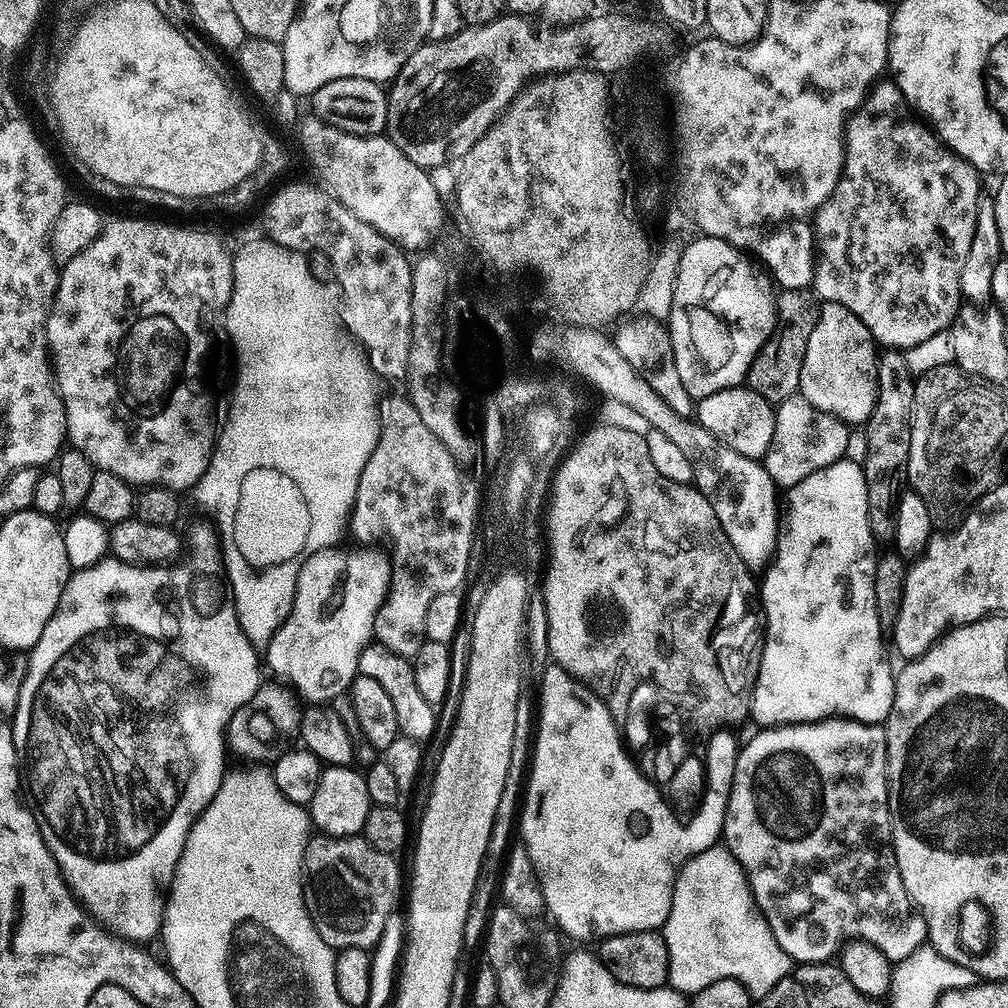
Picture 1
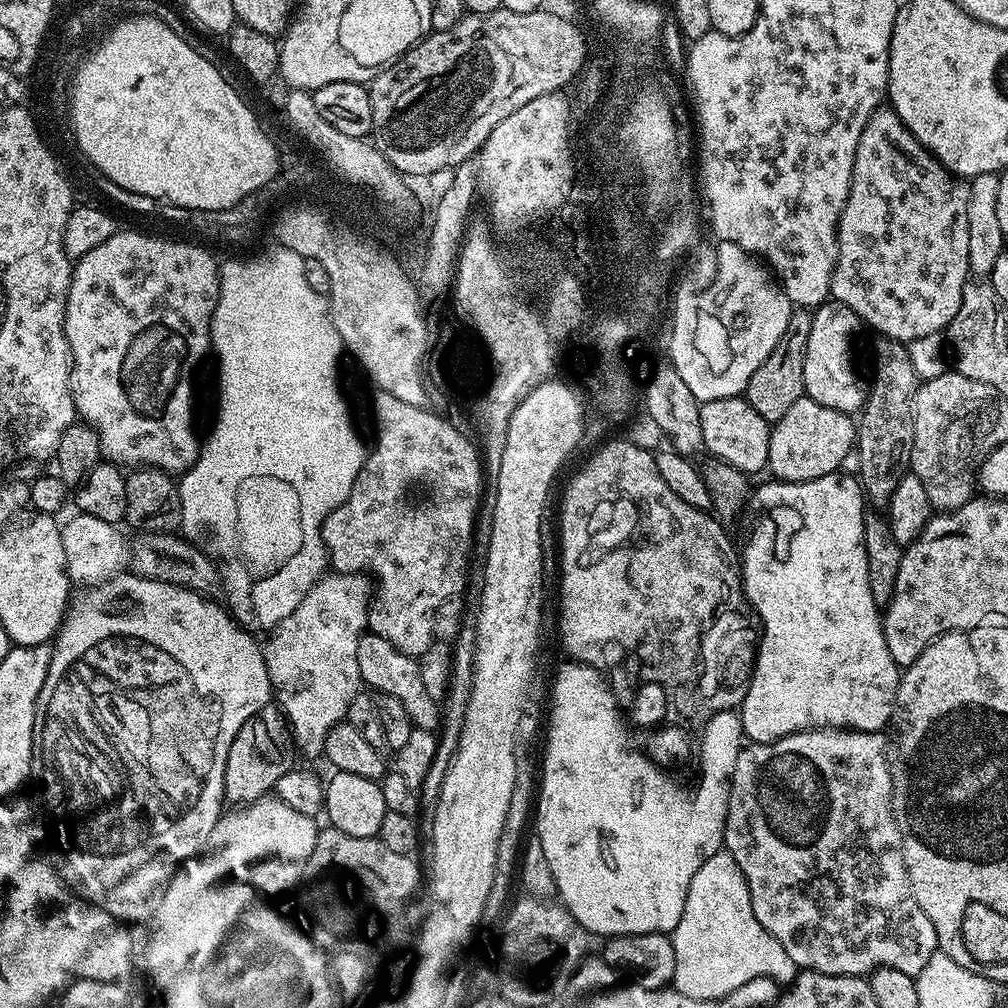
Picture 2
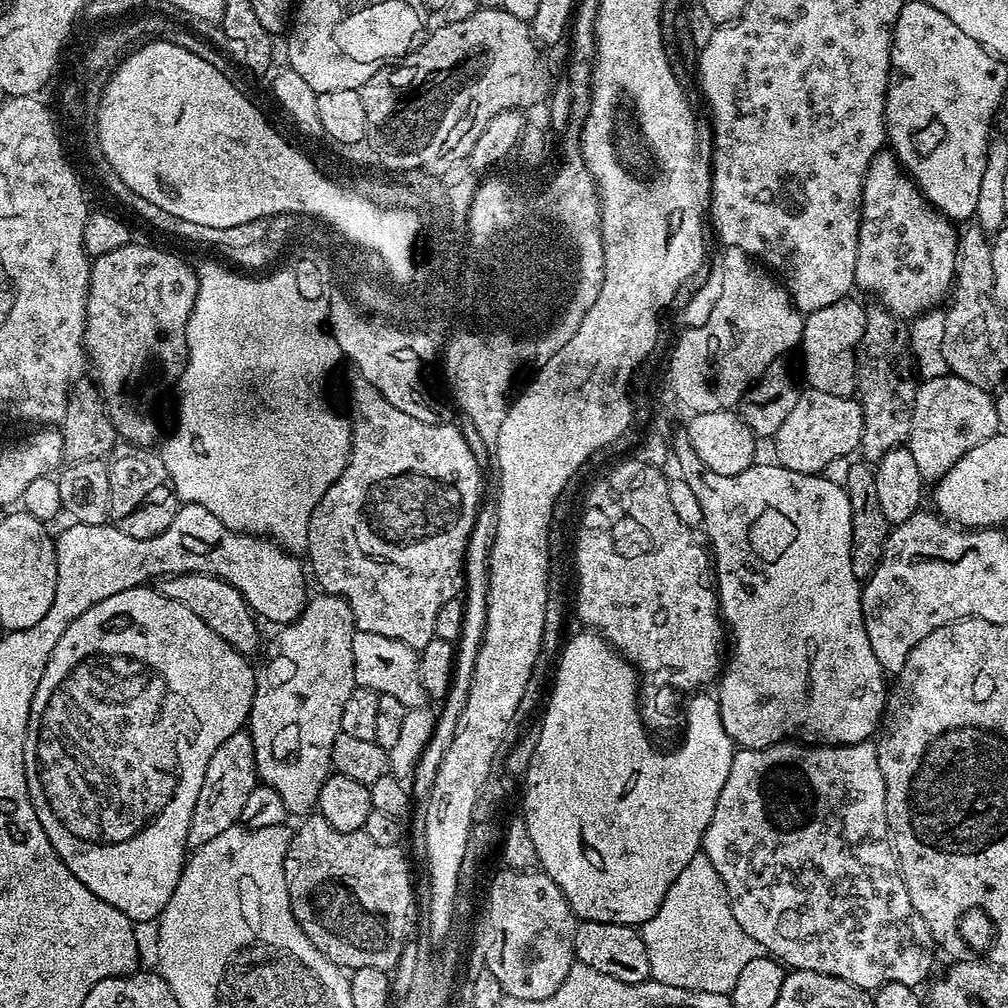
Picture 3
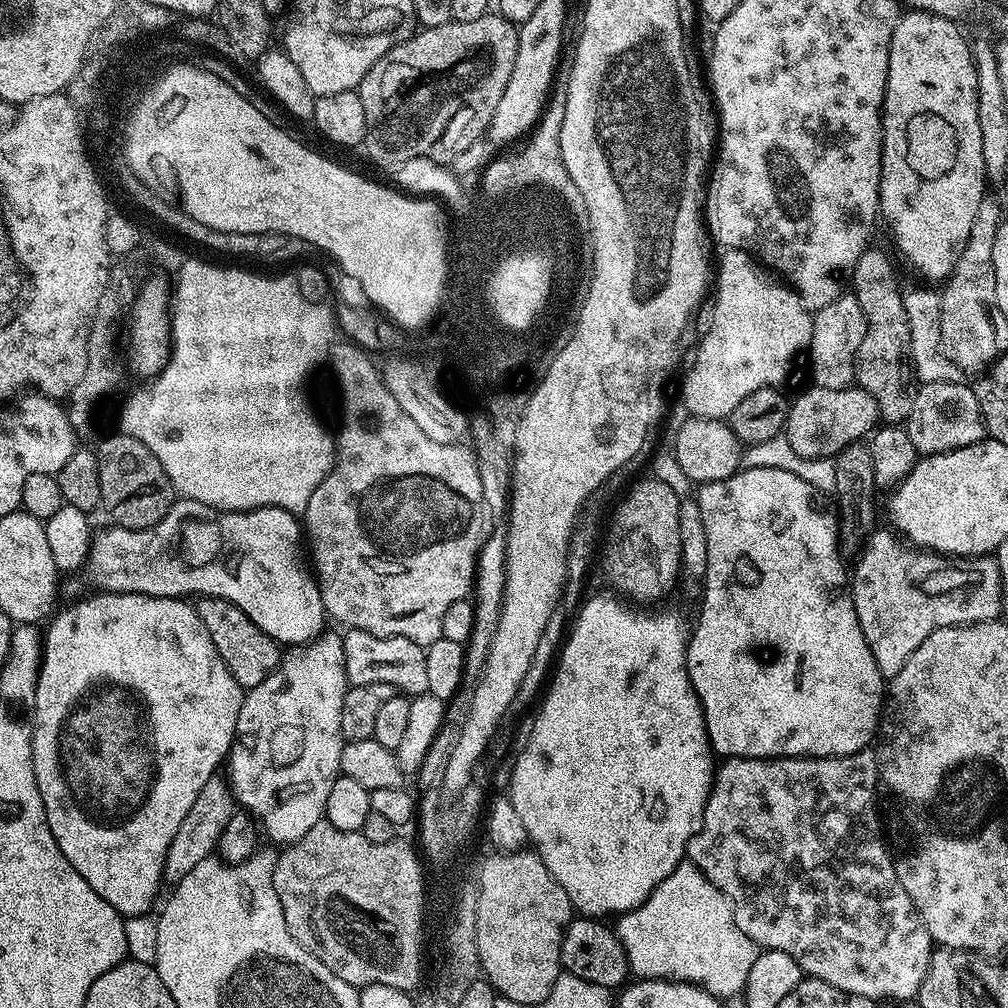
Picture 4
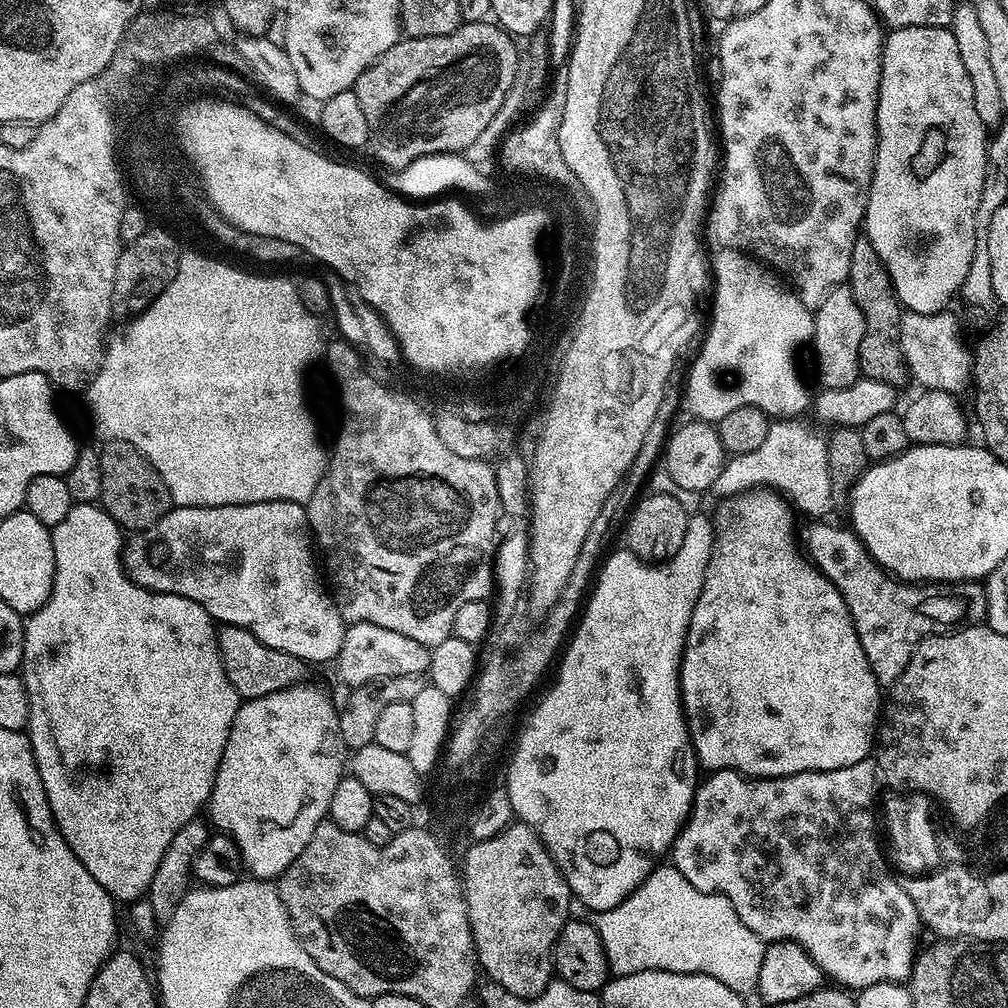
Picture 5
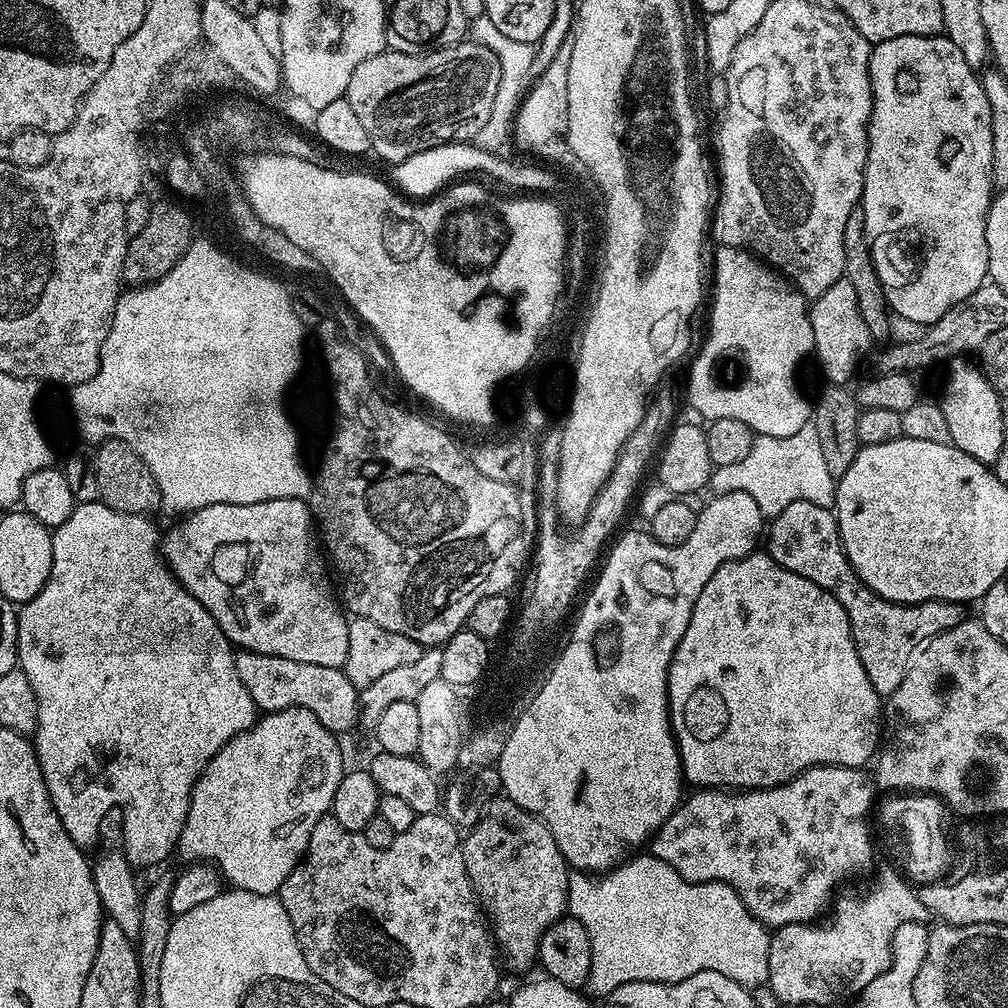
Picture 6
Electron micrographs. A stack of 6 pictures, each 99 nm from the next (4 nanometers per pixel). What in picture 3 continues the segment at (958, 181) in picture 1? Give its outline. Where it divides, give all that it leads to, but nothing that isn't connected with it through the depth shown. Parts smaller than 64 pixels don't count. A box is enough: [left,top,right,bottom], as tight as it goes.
[854,150,958,318]

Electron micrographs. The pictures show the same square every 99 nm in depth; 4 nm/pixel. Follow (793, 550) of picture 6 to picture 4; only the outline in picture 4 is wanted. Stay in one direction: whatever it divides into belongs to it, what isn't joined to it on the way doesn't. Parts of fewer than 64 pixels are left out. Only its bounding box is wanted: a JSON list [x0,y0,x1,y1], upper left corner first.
[850,531,1000,678]

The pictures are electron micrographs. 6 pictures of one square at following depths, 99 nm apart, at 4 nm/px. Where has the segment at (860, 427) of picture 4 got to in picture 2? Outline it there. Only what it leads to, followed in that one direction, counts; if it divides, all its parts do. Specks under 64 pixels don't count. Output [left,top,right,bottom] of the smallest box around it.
[767,394,856,484]

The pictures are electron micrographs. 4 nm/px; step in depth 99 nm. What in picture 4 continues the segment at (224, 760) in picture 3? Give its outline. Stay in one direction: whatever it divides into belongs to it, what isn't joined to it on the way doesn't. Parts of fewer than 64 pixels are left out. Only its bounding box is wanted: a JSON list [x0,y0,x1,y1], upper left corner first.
[163,774,234,886]

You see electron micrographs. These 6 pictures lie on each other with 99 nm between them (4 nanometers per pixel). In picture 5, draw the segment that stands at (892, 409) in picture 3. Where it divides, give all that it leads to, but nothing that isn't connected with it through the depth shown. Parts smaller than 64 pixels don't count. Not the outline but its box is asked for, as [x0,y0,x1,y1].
[847,234,910,390]

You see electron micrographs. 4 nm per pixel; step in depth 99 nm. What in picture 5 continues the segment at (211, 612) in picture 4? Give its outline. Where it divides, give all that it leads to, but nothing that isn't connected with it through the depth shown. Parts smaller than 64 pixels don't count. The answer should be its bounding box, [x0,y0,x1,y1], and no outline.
[219,624,309,700]

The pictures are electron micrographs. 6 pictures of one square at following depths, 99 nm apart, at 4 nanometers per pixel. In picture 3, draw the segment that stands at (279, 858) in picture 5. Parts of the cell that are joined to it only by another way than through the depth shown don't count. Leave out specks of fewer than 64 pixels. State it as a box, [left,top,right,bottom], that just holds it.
[246,594,358,814]

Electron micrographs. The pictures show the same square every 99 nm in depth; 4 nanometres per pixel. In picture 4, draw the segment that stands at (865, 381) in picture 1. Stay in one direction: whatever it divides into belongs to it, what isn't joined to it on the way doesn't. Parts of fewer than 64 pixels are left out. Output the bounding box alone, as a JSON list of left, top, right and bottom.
[806,294,866,390]

